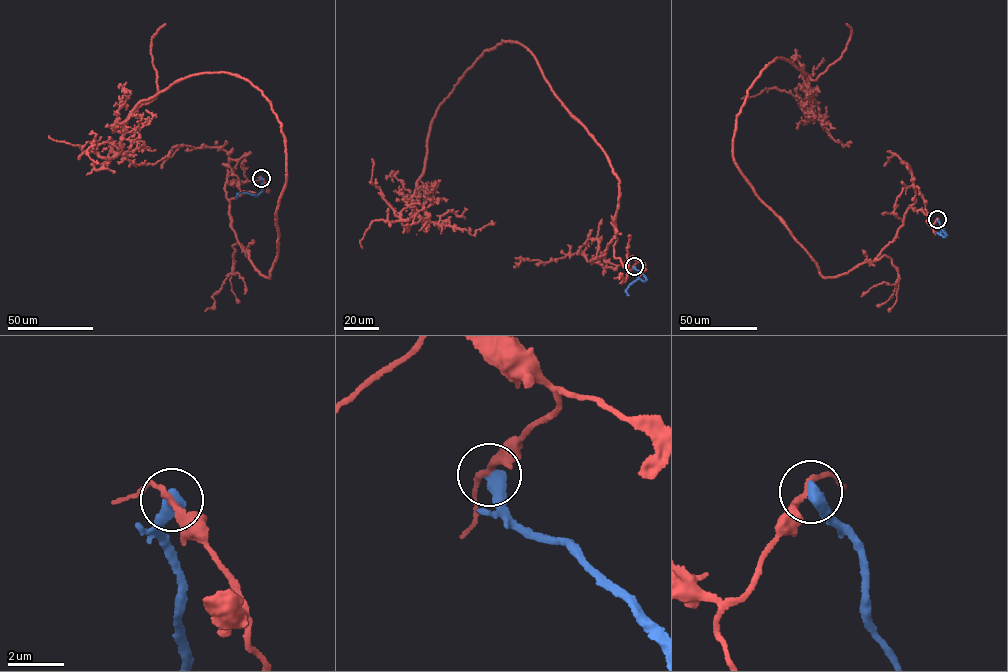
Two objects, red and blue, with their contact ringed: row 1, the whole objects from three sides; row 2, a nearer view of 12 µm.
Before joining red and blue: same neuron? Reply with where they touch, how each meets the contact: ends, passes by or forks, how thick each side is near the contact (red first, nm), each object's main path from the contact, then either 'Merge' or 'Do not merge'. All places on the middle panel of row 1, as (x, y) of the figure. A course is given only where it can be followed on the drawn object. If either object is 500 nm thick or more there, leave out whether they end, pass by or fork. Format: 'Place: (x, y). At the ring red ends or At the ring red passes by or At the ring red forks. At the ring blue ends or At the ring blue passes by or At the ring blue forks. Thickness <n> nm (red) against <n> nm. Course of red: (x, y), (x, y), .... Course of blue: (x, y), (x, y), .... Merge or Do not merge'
Place: (634, 266). Thickness 220 nm (red) against 500 nm. Course of red: (634, 266), (590, 261), (619, 181), (516, 41), (438, 108), (427, 217), (395, 215), (372, 159). Course of blue: (634, 266), (646, 279), (630, 284), (626, 290), (629, 295). Do not merge

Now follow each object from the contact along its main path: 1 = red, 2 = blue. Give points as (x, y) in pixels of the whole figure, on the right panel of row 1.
1: (937, 219), (911, 207), (824, 277), (733, 154), (762, 71), (807, 76), (812, 119), (741, 99)
2: (937, 219), (946, 235), (940, 234), (943, 229), (946, 234)

